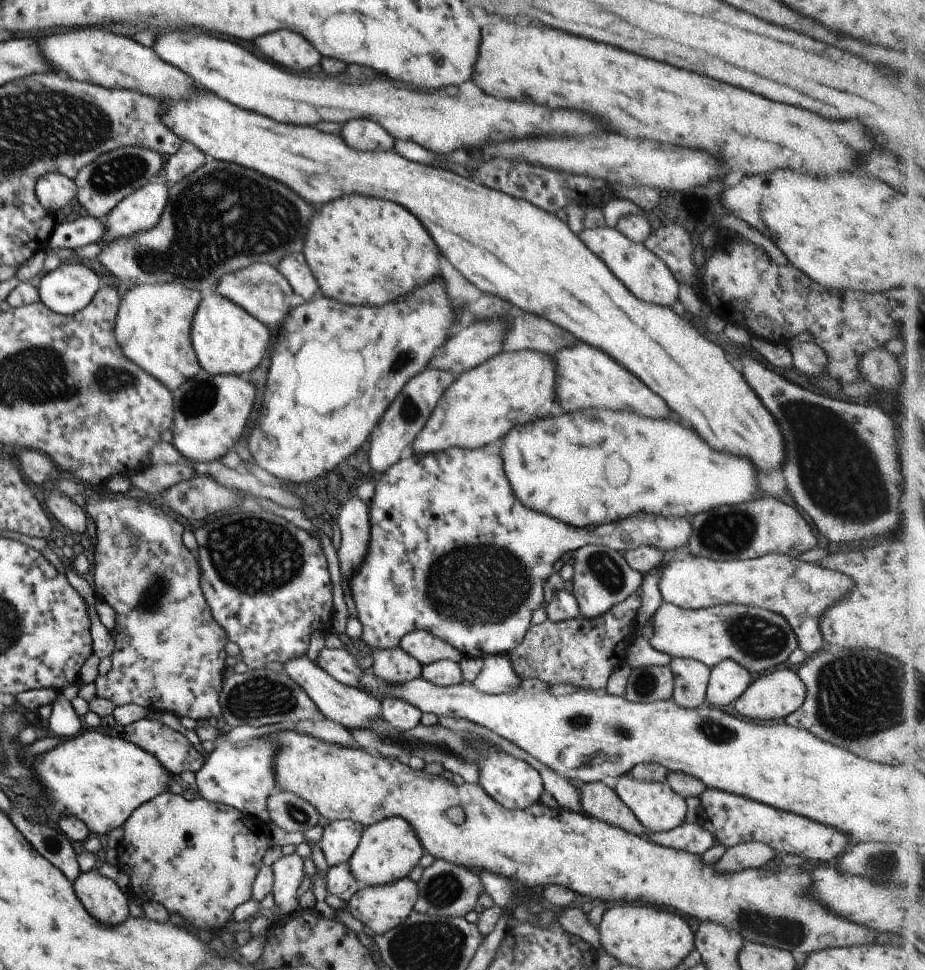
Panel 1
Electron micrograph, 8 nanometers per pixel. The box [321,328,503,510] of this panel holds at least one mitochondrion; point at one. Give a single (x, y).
(404, 358)

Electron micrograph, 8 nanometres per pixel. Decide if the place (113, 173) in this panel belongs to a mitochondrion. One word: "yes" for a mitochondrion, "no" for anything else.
yes

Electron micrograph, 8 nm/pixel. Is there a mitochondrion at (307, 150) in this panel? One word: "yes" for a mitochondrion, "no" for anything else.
no

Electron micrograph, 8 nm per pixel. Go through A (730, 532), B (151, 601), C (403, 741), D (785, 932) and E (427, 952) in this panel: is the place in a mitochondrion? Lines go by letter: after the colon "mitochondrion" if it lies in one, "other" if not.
A: mitochondrion
B: mitochondrion
C: mitochondrion
D: mitochondrion
E: mitochondrion

